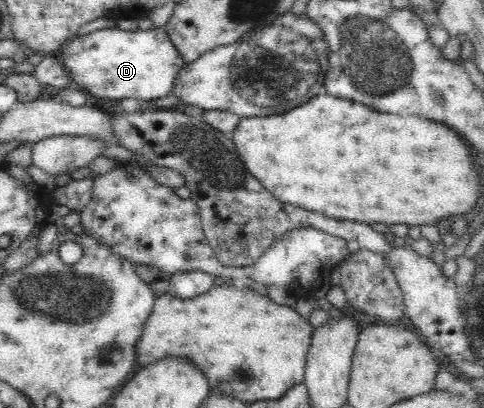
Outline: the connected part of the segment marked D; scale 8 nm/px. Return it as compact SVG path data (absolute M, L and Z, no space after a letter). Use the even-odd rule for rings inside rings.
M117 27L99 29L86 35L74 36L57 55L73 78L85 92L105 99L137 97L148 104L165 97L173 89L173 79L183 67L183 58L169 42L164 27L147 31L122 31Z

